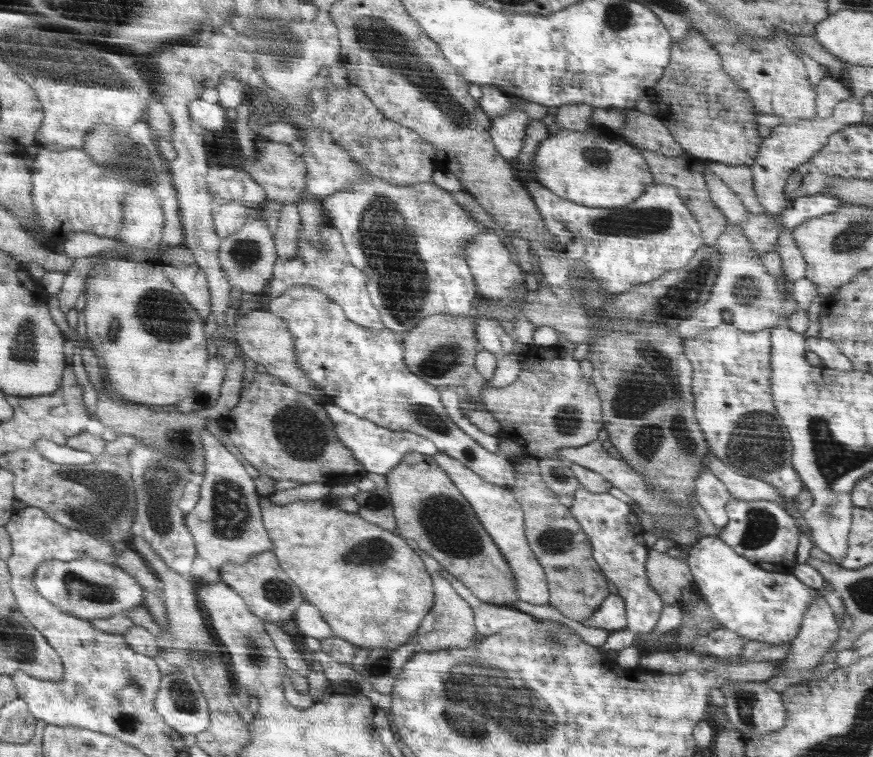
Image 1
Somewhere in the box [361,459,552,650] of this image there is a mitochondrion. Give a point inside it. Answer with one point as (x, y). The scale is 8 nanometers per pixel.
(448, 526)

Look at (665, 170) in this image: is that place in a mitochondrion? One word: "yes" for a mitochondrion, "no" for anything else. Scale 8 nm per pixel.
no

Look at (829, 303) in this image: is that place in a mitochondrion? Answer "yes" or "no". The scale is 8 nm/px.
no

